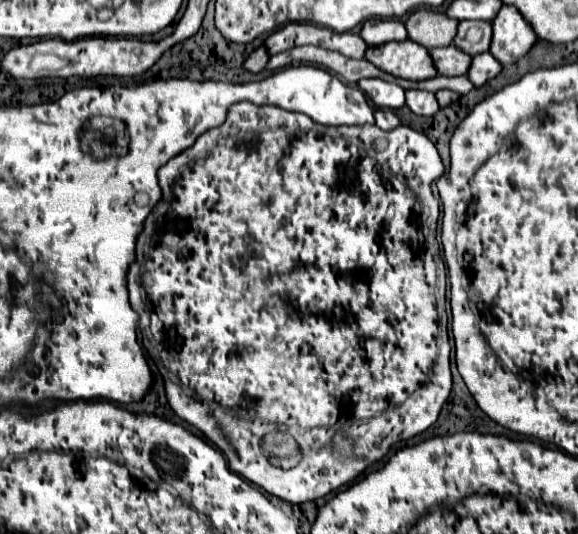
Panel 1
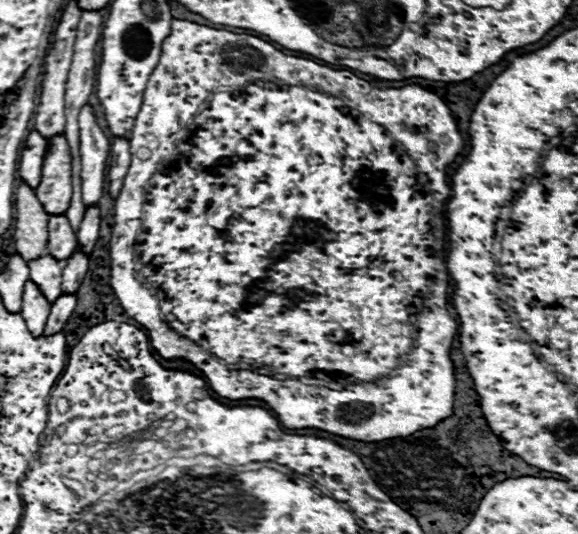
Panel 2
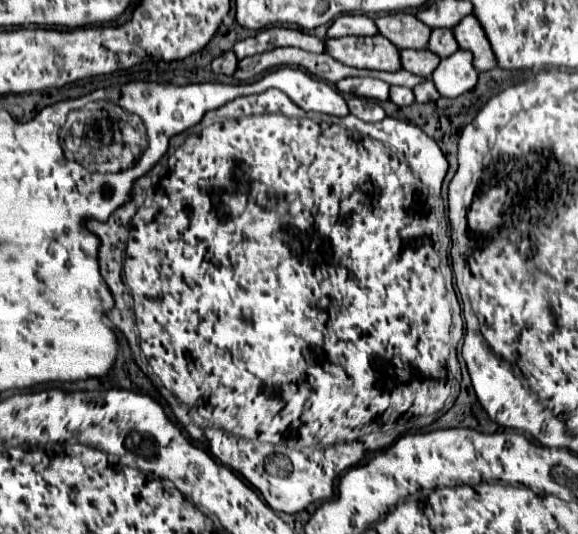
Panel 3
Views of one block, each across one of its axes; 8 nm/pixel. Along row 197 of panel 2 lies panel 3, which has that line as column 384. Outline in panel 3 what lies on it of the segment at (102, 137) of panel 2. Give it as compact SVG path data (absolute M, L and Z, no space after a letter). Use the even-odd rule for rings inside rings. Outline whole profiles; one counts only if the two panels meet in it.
M344 78L336 84L342 94L362 96L370 100L388 100L390 98L390 84L376 80L376 78Z

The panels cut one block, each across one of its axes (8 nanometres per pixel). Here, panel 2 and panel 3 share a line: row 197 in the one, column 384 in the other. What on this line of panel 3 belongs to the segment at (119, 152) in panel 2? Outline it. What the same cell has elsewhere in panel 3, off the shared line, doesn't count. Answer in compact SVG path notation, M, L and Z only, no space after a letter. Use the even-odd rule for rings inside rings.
M352 96L348 100L348 106L350 106L350 114L358 116L364 122L380 122L386 118L386 112L382 110L382 106L374 100L368 100L368 98Z

